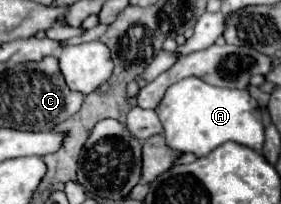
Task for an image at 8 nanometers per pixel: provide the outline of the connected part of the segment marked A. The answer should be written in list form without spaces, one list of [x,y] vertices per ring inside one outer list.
[[[187,77],[165,91],[155,113],[163,125],[165,143],[179,153],[195,153],[197,157],[203,157],[227,141],[261,151],[265,141],[261,107],[247,89],[215,87],[199,77]]]

